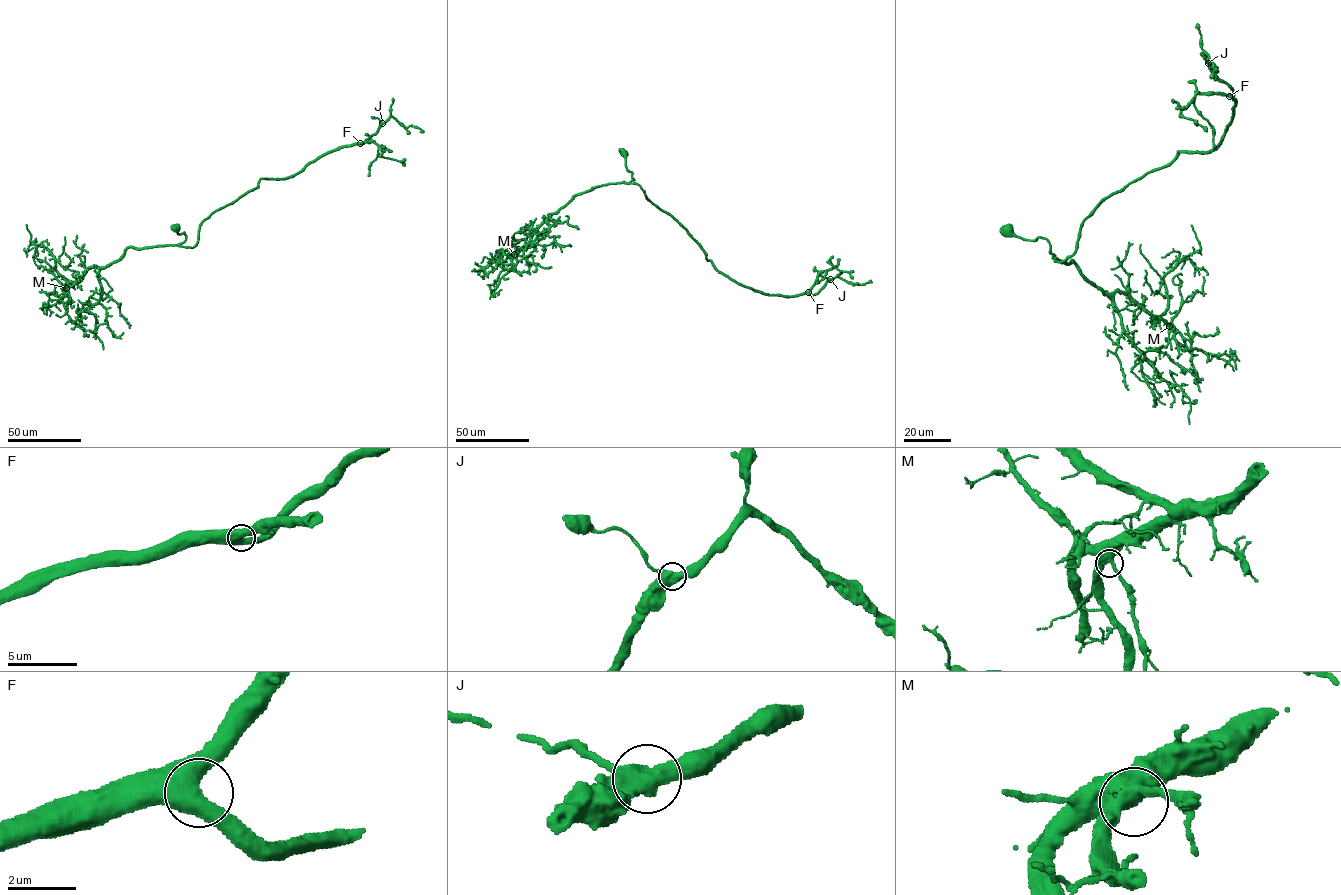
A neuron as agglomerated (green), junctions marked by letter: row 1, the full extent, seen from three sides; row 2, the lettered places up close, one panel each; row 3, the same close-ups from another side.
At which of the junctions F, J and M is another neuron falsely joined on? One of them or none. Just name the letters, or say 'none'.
none

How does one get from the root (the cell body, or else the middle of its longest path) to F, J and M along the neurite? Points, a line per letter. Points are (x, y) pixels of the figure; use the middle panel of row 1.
F: (623, 152), (633, 179), (627, 183), (638, 184), (648, 199), (670, 214), (717, 270), (765, 294), (808, 292)
J: (623, 152), (633, 179), (627, 183), (638, 184), (734, 280), (793, 296), (814, 295), (830, 279)
M: (623, 152), (625, 166), (633, 180), (596, 186), (576, 194), (553, 213), (514, 254)

